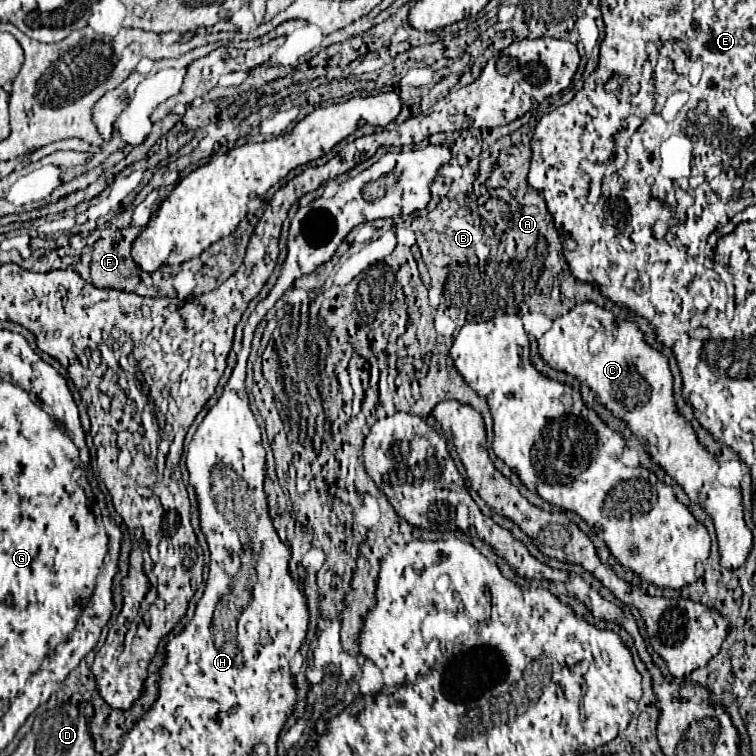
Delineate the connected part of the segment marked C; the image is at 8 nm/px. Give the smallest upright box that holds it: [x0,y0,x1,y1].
[538,303,752,569]

